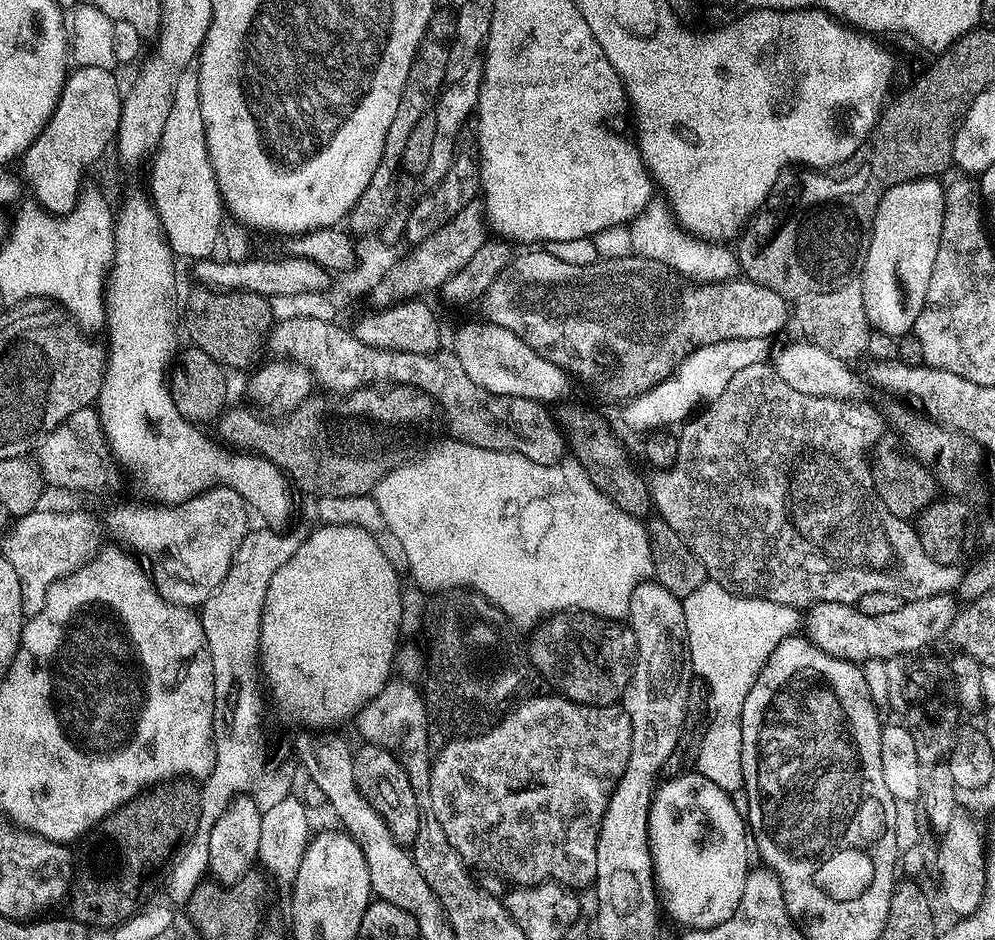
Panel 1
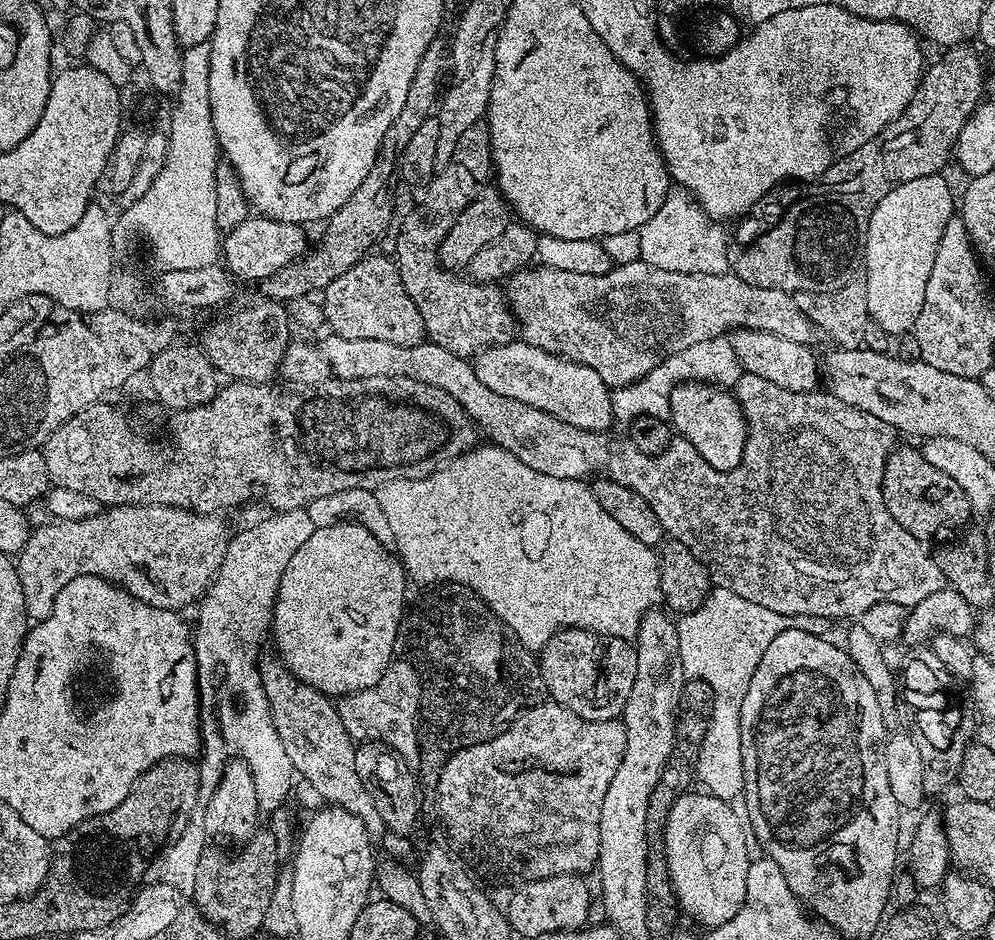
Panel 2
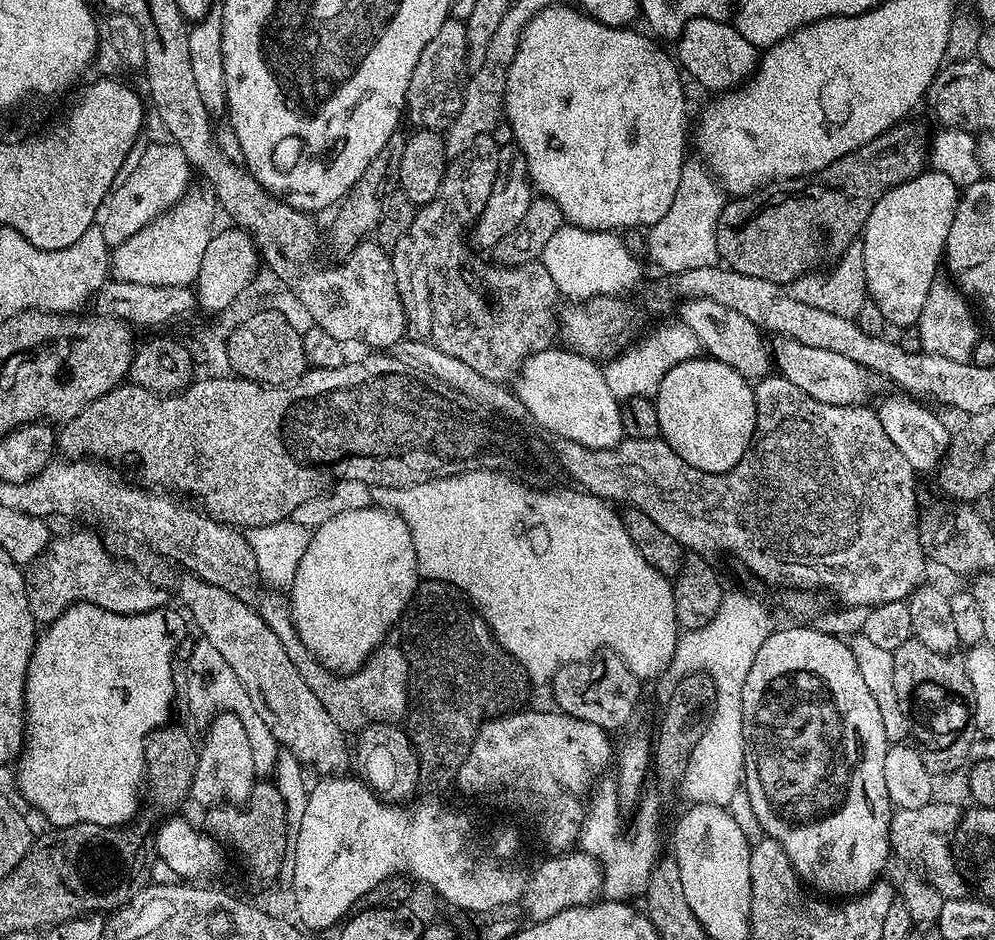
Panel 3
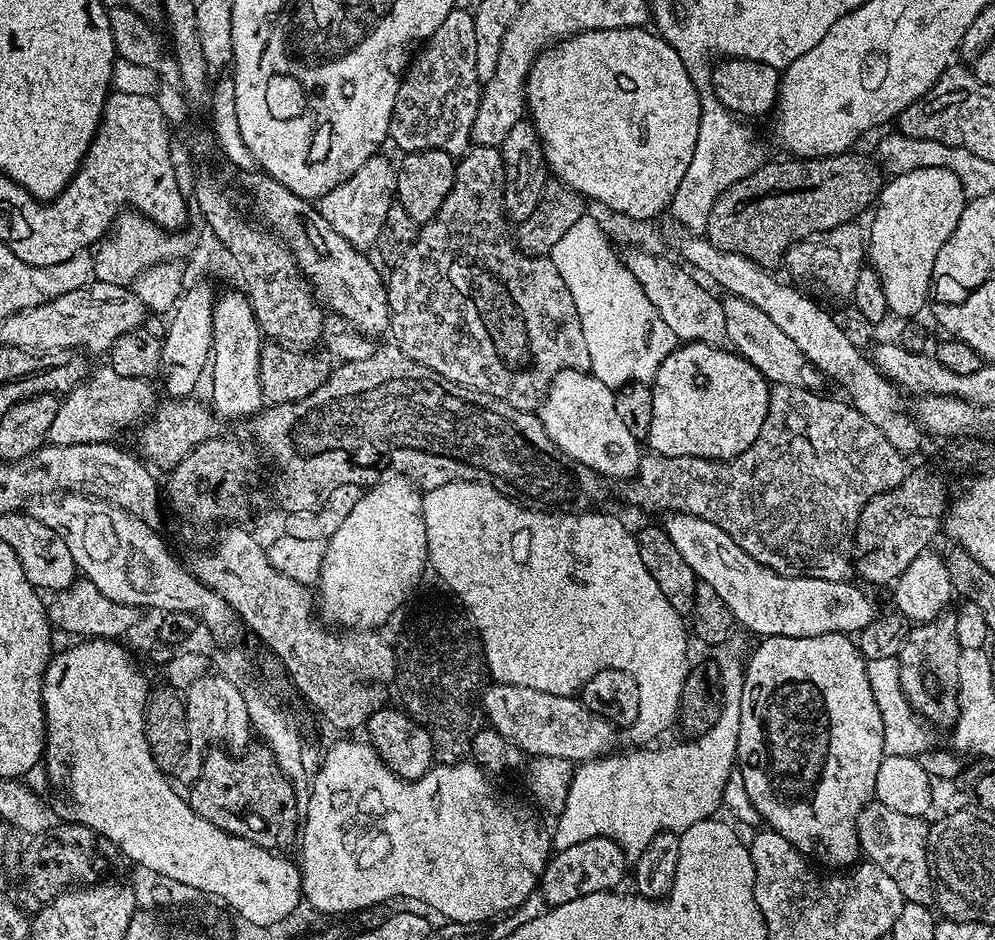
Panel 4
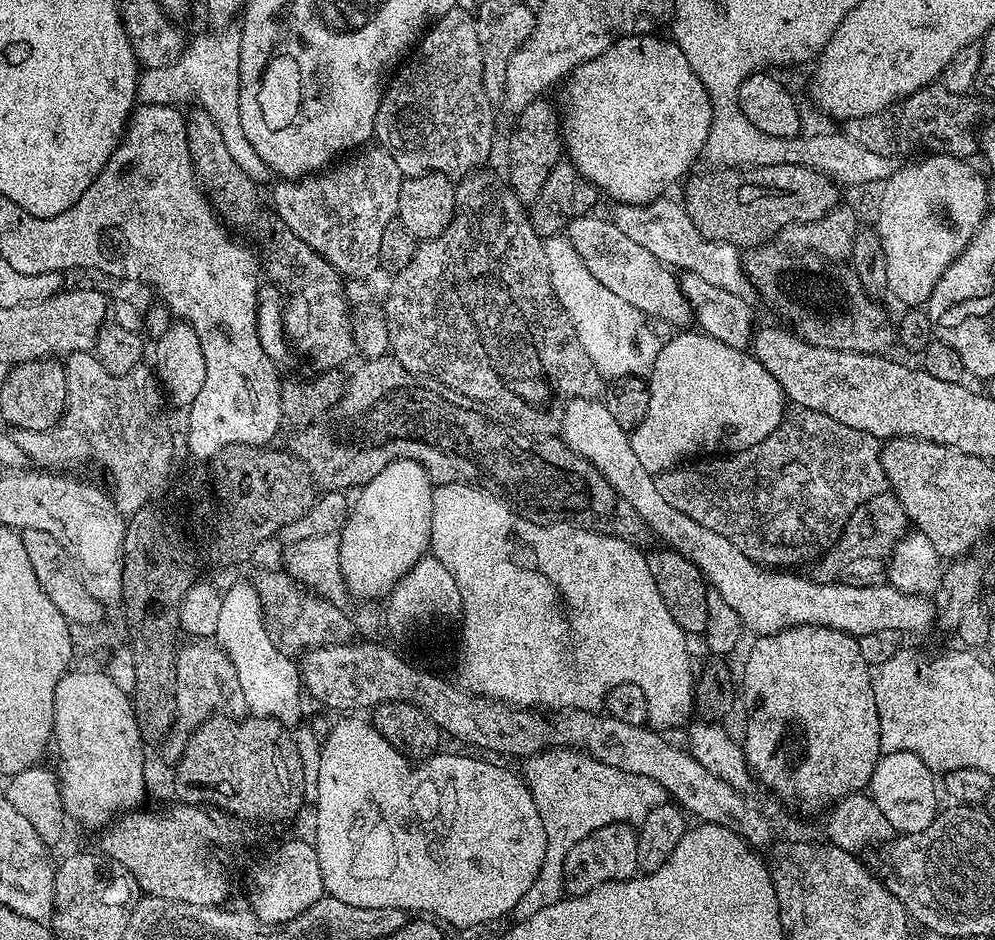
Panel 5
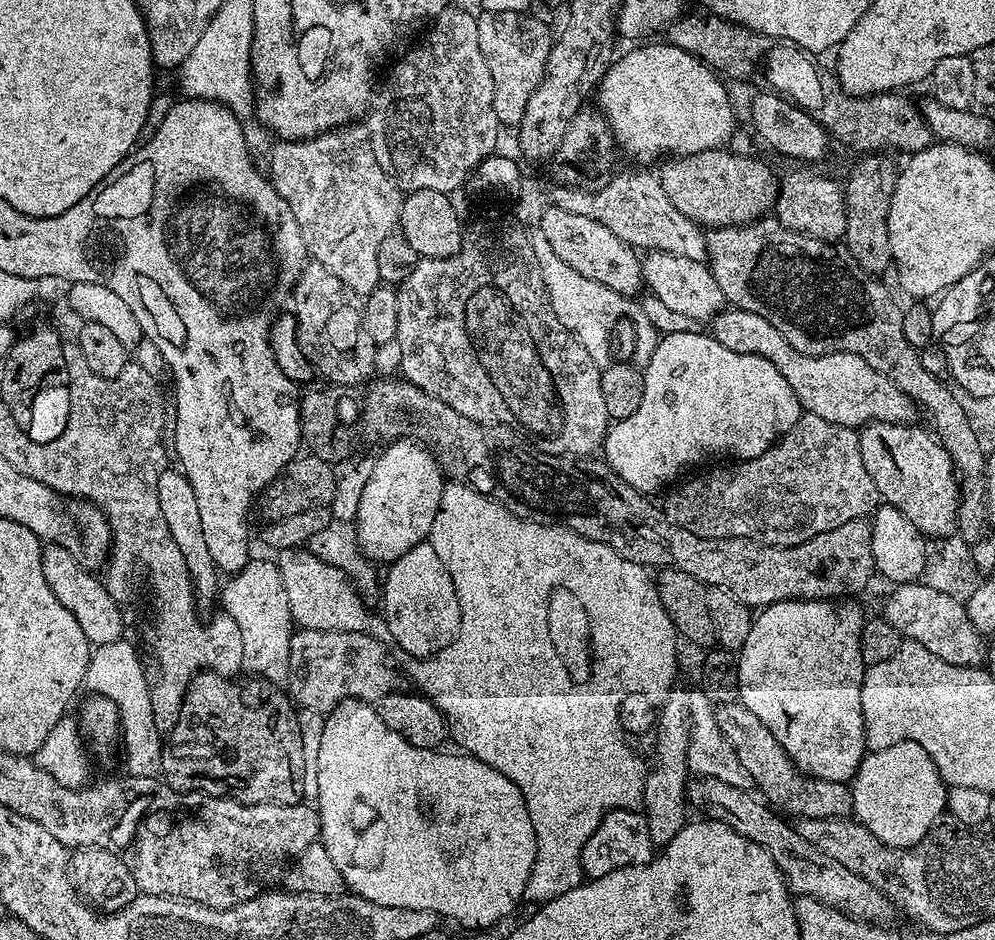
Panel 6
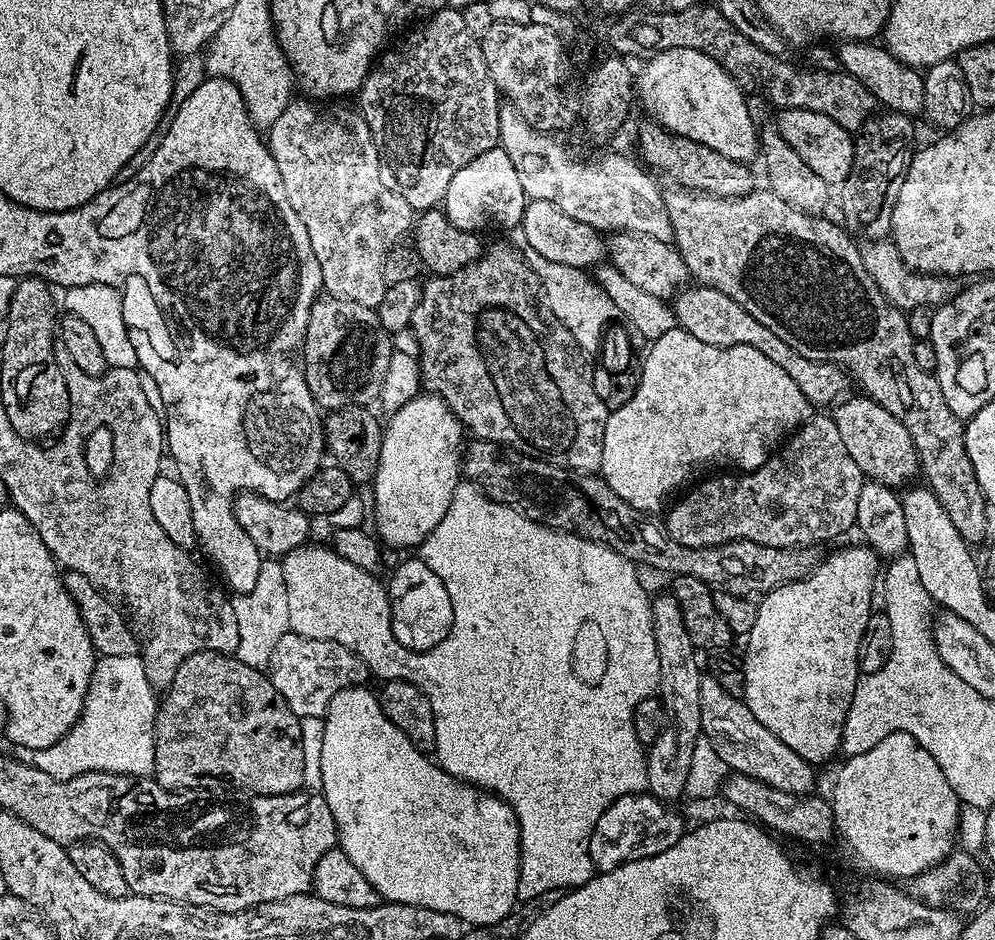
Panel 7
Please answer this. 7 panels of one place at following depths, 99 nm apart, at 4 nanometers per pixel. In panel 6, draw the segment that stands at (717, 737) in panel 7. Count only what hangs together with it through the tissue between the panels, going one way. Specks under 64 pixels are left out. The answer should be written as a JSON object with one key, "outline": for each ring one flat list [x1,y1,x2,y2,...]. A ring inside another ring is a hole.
{"outline":[[737,702,719,705,716,708,716,721,722,734,730,742,734,754,738,754,738,762,746,766,746,772,750,774,755,791,771,807,783,810,785,813,788,811,789,817,801,820,810,818,829,820,853,815,851,787,847,783,819,780,817,776,808,776,805,772,801,772,788,759,782,746,778,746,770,730,766,730,766,726,762,726,762,722,758,722,758,718,754,718,752,711,744,704]]}

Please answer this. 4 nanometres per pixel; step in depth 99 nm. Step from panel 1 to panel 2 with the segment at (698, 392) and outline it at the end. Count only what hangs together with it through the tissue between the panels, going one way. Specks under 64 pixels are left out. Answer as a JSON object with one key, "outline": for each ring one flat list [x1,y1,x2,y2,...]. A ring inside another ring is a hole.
{"outline":[[717,338,698,342,694,346,689,346,687,350,666,358,666,362,650,370,650,374,646,374,638,382,615,389,612,392,612,419,616,422,631,422,635,416,653,416,659,420,668,420,672,391,680,384,703,382,717,386,732,386,740,377,741,371,732,349,731,339]]}

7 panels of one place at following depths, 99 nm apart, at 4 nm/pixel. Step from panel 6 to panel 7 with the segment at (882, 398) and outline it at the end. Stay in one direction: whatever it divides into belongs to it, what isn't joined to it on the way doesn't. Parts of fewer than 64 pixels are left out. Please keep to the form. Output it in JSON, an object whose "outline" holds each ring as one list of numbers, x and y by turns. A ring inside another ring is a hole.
{"outline":[[707,286,685,287,683,290,677,291,671,301,671,306,672,311,676,313,677,325,685,328,690,334,694,334,694,338,698,338,698,342,706,342,710,346,719,348,754,346,754,350,762,350,762,354,766,354,766,358,770,358,770,362,774,362,774,366,782,366,782,370,786,370,786,374,790,374,790,378,794,378,798,390,802,390,802,394,806,394,809,404,813,406,835,405,849,391,847,388,848,384,850,385,850,377,843,368,839,368,836,364,823,364,821,360,811,360,798,354,798,350,786,346,786,342,782,342,782,338,778,338,778,334,774,334,774,330,762,326,762,322,758,322,758,318,754,318,754,314,742,310,742,306,738,306,738,302,734,302,734,298,730,298,718,290]]}

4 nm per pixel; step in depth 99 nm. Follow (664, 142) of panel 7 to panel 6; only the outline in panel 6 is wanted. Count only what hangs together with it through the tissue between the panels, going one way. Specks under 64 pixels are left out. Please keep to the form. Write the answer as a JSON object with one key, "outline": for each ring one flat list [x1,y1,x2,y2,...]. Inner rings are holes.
{"outline":[[724,146,711,148,698,154,668,158,659,165,660,185,666,190,666,198,670,198,686,218,708,230,750,224,767,217,780,197,777,173,772,173,766,161,728,150]]}

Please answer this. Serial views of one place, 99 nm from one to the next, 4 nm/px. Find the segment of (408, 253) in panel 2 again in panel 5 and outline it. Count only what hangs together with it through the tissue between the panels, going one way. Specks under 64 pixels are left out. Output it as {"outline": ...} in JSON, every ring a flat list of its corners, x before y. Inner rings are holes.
{"outline":[[481,166,467,176,459,177,456,184,456,201,450,226,442,234,429,240,421,240,416,245,416,252,410,262,400,272,395,273,392,293,382,300,386,330,390,330,388,347,391,355,406,370,417,372,419,376,435,378,445,384,450,390,475,400,484,406,495,406,501,412,507,412,513,420,536,434,556,434,560,431,560,423,564,417,564,408,571,400,596,398,601,395,602,377,599,370,590,362,590,354,582,350,582,342,578,342,578,334,564,313,564,308,552,289,550,282,550,266,546,258,544,240,534,230,529,209,516,196,516,192,508,185,507,179,496,172,491,172,488,166]]}

